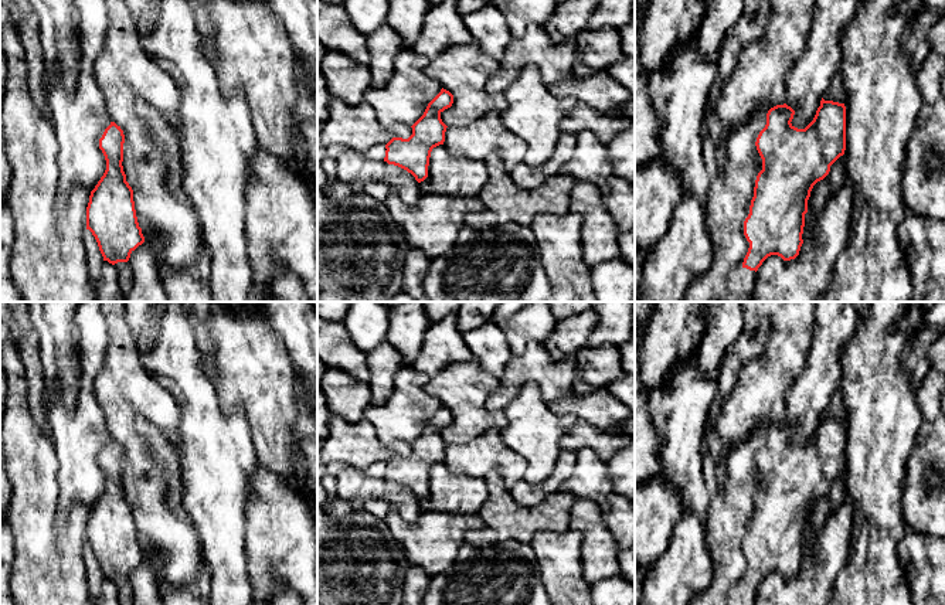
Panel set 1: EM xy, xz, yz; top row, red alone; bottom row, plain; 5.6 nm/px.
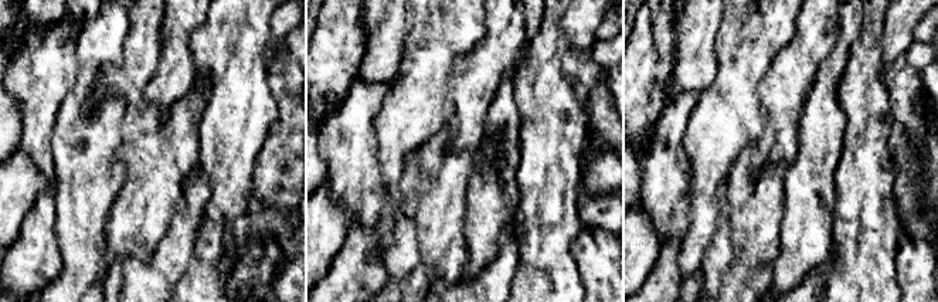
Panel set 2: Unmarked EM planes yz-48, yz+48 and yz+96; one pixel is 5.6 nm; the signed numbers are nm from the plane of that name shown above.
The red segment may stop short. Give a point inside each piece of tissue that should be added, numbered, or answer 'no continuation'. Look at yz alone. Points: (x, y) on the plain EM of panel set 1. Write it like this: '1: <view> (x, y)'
1: yz (745, 595)

